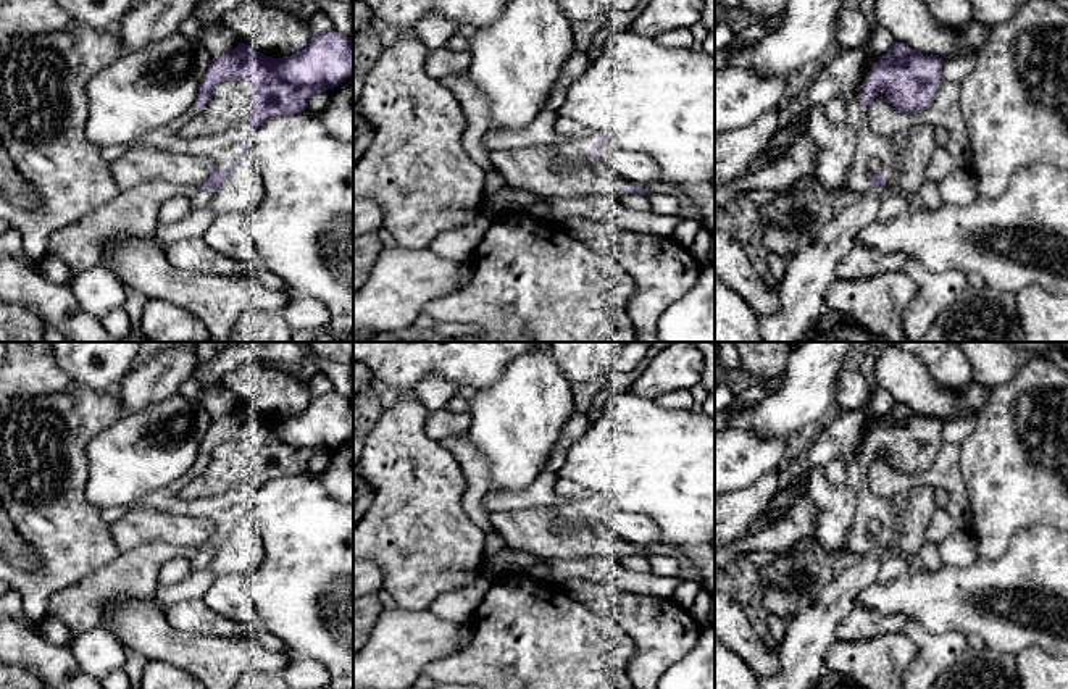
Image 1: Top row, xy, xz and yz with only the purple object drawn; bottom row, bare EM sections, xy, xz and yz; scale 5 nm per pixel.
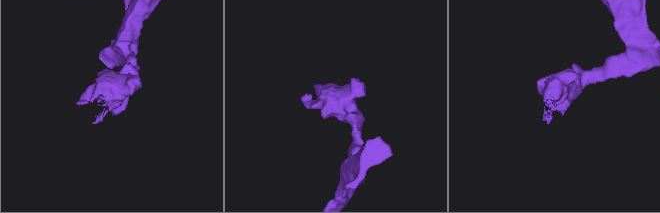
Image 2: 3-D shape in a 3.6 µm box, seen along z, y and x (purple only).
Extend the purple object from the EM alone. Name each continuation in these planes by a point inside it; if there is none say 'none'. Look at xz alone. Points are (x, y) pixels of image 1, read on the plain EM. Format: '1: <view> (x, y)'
1: xz (563, 531)

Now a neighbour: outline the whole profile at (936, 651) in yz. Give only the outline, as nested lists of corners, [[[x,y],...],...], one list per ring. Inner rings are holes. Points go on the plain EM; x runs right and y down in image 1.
[[[910,620],[903,633],[916,644],[918,655],[903,673],[903,689],[931,689],[968,645],[968,634],[958,631],[929,633],[920,621]]]

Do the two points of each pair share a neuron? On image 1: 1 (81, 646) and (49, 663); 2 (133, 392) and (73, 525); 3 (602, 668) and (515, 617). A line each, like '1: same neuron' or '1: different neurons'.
1: different neurons
2: different neurons
3: same neuron

